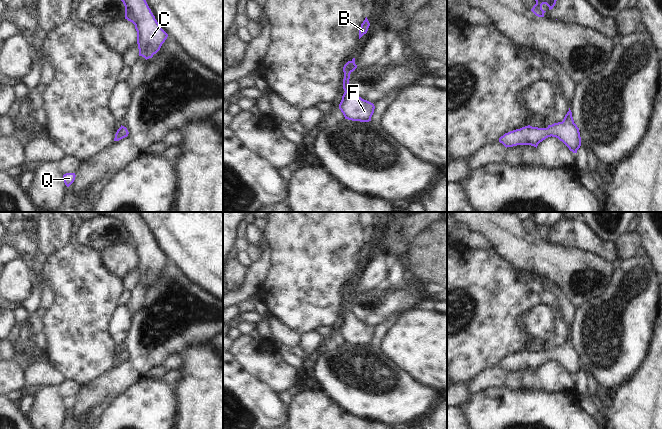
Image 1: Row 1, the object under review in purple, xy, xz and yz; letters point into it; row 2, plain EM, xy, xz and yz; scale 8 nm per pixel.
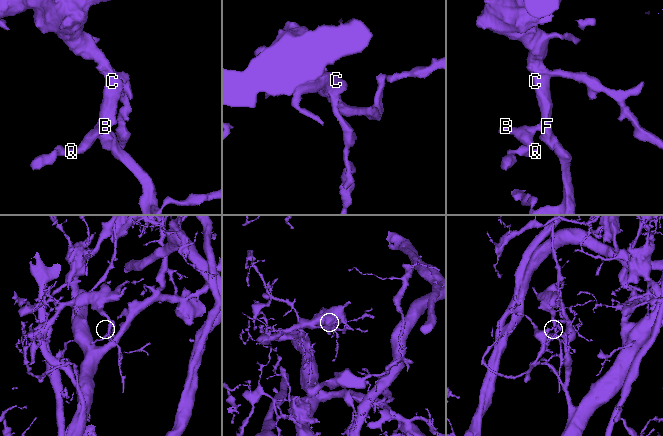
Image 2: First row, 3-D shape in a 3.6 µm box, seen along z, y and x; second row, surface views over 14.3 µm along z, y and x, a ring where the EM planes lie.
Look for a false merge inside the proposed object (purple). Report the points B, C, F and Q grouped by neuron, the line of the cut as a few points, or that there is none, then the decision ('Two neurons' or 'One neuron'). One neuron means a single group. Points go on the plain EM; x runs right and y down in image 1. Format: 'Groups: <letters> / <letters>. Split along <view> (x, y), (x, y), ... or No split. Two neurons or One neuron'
Groups: B C F Q. No split. One neuron

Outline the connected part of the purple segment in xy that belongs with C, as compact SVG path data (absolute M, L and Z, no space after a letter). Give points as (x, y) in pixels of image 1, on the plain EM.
M97 212L117 220L125 230L125 243L135 249L139 280L146 284L156 278L168 261L137 212Z

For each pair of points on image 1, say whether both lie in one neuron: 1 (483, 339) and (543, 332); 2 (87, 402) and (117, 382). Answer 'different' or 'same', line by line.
1: different
2: same

